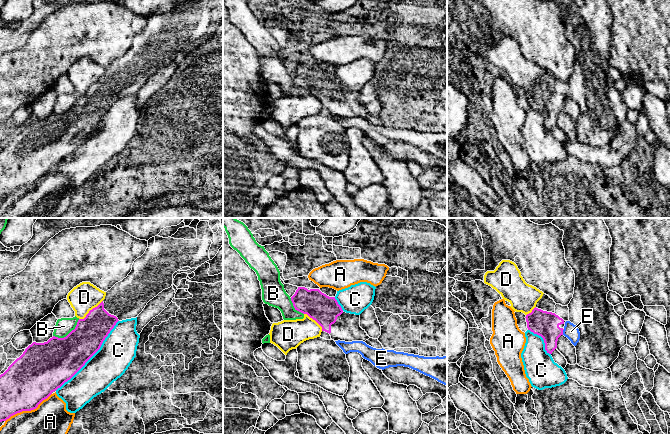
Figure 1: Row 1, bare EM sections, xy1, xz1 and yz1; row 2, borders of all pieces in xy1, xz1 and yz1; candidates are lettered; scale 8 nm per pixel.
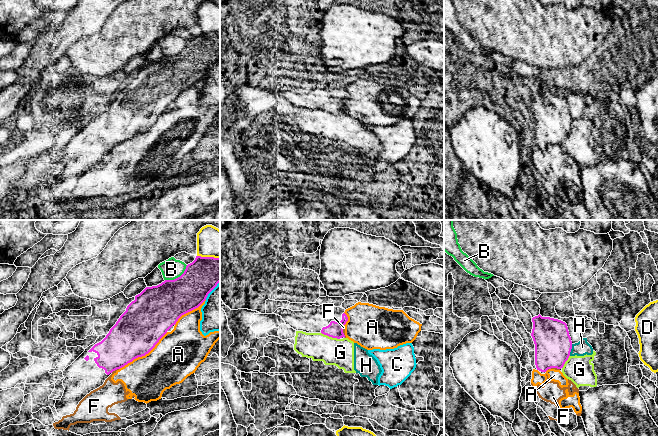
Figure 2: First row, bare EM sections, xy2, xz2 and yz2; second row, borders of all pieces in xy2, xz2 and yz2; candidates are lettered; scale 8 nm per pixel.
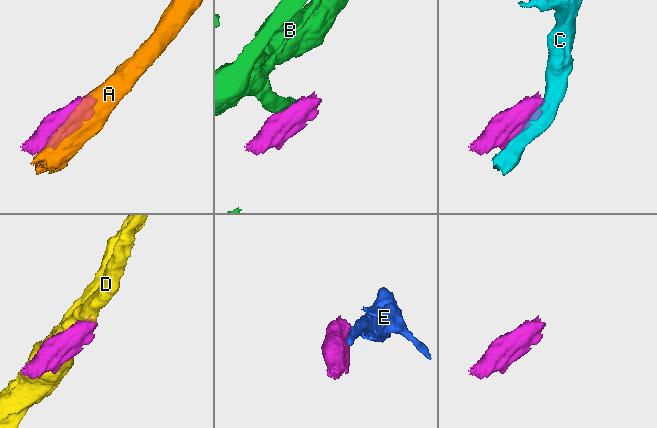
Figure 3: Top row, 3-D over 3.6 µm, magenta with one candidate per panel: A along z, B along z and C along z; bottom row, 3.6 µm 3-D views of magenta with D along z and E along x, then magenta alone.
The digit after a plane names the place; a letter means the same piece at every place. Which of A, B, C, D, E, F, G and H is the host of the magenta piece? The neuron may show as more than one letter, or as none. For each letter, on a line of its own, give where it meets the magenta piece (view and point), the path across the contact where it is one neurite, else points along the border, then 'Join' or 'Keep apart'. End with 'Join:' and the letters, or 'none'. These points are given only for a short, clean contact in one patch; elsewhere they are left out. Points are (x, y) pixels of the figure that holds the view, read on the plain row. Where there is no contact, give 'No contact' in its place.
A: Touches magenta at xy2 (143, 131). Keep apart
B: Touches magenta at xy1 (69, 109). Boundary: xy1 (79, 95), (76, 102), (65, 112), (53, 112). Keep apart
C: Touches magenta at xy1 (91, 132). Keep apart
D: Touches magenta at xy1 (90, 86). Boundary: xy1 (102, 76), (83, 94), (79, 95). Keep apart
E: Touches magenta at yz1 (562, 108). Keep apart
F: Touches magenta at xy2 (114, 146). Boundary: xy2 (118, 144), (111, 148). Keep apart
G: Touches magenta at xz2 (330, 112). Boundary: xz2 (321, 108), (339, 115). Keep apart
H: Touches magenta at yz2 (570, 126). Boundary: yz2 (572, 120), (569, 131). Keep apart
Join: none

